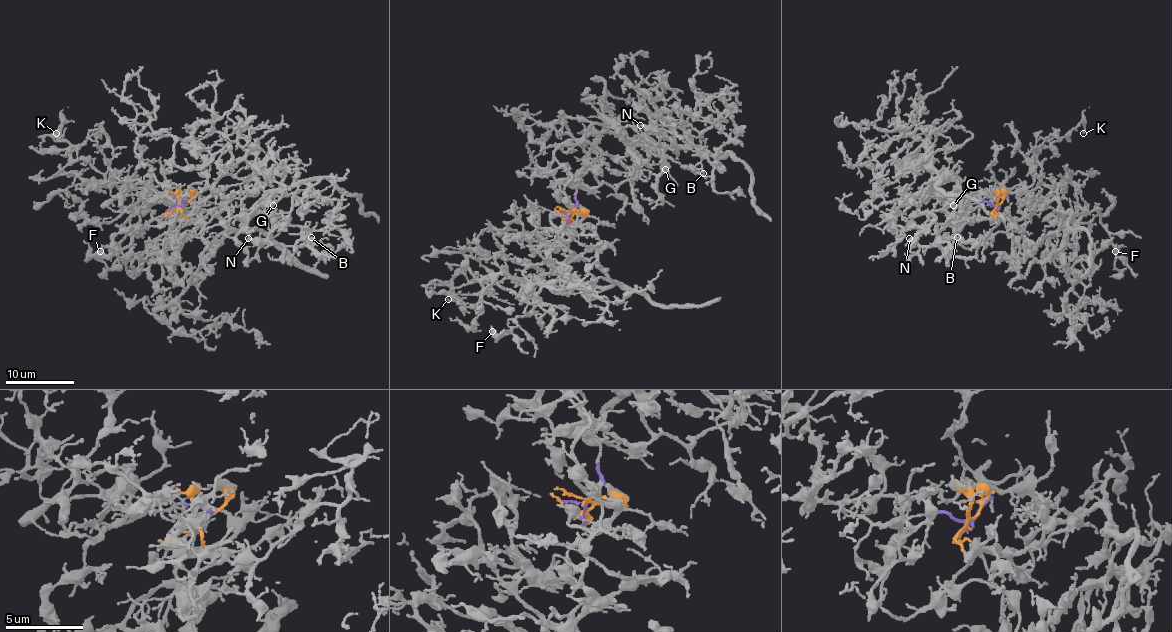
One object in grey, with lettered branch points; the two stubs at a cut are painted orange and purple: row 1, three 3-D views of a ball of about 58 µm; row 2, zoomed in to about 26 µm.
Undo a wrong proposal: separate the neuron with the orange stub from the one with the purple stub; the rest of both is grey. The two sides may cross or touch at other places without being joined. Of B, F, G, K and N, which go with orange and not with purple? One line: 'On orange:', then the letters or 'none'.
On orange: F, K

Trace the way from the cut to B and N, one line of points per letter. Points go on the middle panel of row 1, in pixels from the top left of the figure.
B: (569, 217), (562, 145), (629, 165), (660, 151), (662, 129), (703, 172)
N: (569, 217), (574, 179), (554, 151), (590, 143), (640, 165), (660, 151), (655, 129), (640, 126)

